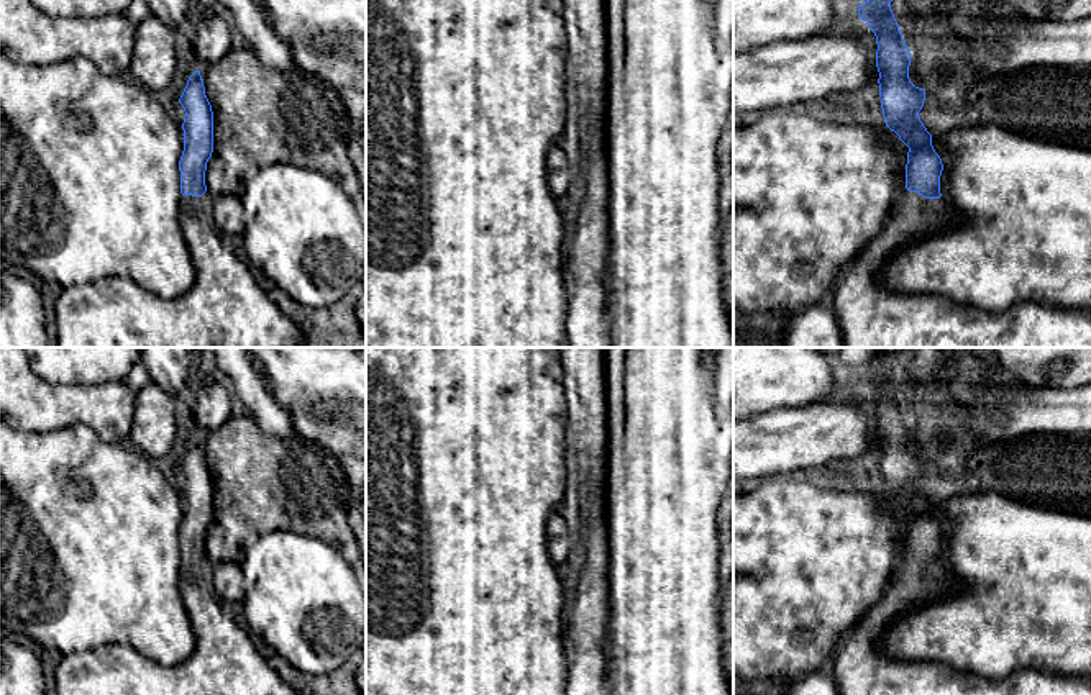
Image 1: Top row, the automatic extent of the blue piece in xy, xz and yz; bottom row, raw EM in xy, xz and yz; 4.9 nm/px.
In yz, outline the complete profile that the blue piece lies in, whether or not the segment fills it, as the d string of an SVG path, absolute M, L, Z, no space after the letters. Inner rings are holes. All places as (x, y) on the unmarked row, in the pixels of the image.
M886 348L858 372L876 403L879 466L886 493L909 515L906 557L884 598L842 639L829 662L840 695L1091 695L1091 680L1037 669L1001 680L960 672L940 661L899 661L878 647L888 625L907 610L956 590L940 561L943 531L919 479L925 457L909 446L911 420L891 377L904 348Z

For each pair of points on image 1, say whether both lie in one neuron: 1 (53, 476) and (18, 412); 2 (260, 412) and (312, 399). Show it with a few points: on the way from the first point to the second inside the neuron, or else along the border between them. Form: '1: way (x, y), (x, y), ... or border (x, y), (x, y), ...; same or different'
1: border (66, 426), (45, 431), (17, 430); different
2: border (269, 394), (289, 415), (299, 435); different

